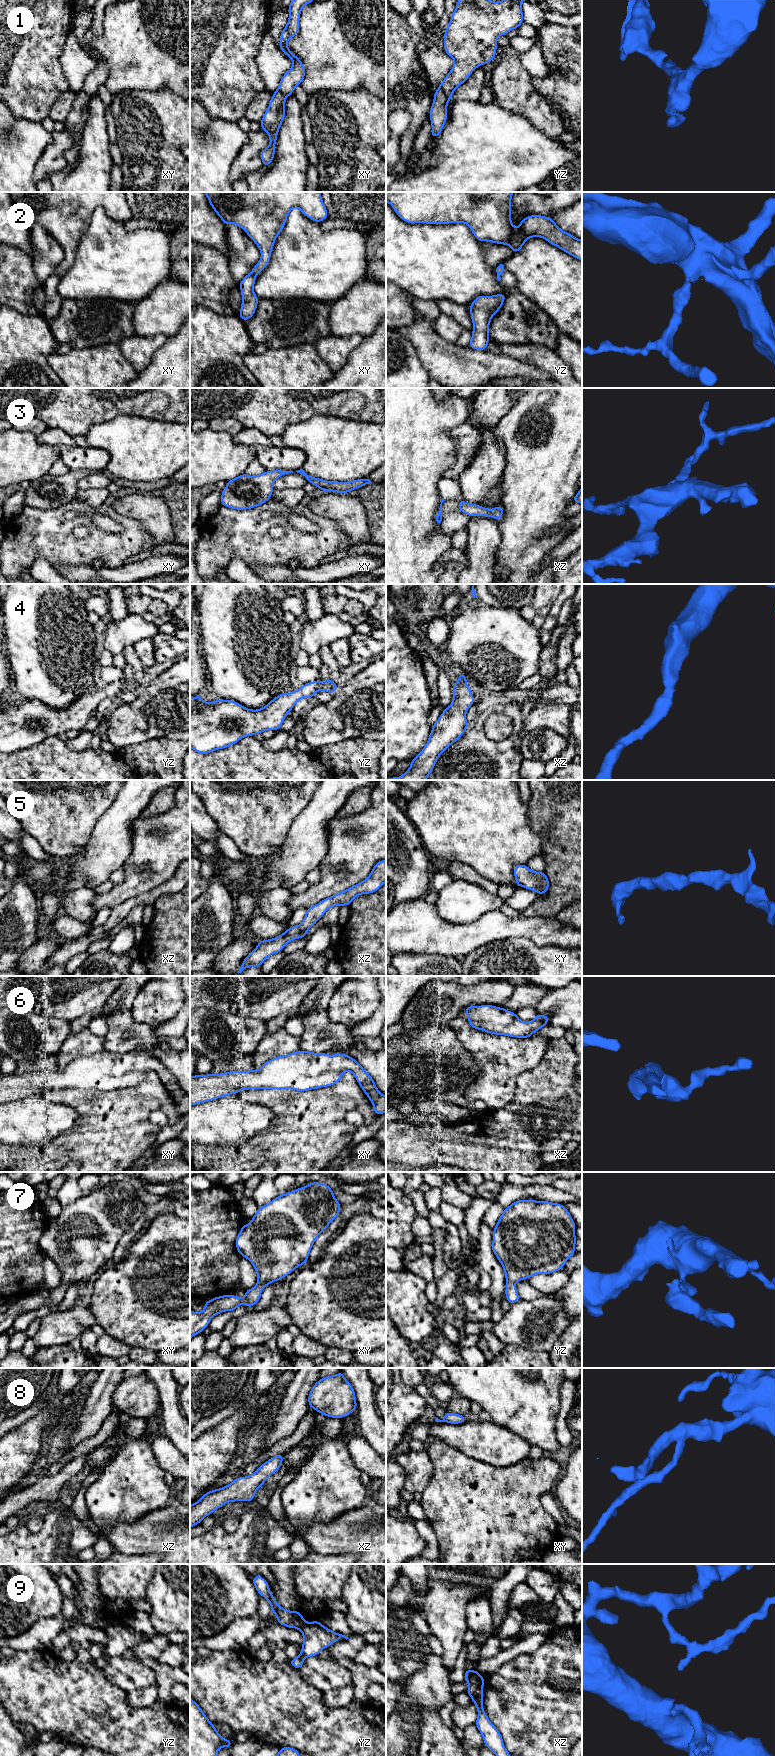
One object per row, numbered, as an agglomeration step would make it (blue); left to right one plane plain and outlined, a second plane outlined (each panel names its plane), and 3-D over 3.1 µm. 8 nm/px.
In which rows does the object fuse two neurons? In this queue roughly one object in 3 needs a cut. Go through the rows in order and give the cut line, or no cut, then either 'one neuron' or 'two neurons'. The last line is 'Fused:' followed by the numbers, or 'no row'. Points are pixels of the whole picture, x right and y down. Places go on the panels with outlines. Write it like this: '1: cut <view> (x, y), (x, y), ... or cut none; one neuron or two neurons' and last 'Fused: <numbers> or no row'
1: cut none; one neuron
2: cut none; one neuron
3: cut none; one neuron
4: cut none; one neuron
5: cut none; one neuron
6: cut none; one neuron
7: cut none; one neuron
8: cut none; one neuron
9: cut xz (479, 1674), (475, 1674), (466, 1680); two neurons
Fused: 9

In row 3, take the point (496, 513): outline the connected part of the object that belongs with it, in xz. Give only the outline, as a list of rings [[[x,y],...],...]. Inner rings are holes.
[[[459,499],[458,510],[469,515],[470,517],[488,516],[499,520],[503,516],[503,507],[501,505],[498,505],[494,509],[488,509],[481,507],[480,505],[467,503],[462,499]]]

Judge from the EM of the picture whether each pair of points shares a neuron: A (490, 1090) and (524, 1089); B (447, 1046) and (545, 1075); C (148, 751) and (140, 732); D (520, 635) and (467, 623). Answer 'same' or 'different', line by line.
A: different
B: different
C: different
D: same

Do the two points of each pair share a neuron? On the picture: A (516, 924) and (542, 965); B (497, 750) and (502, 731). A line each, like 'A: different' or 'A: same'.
A: different
B: different

